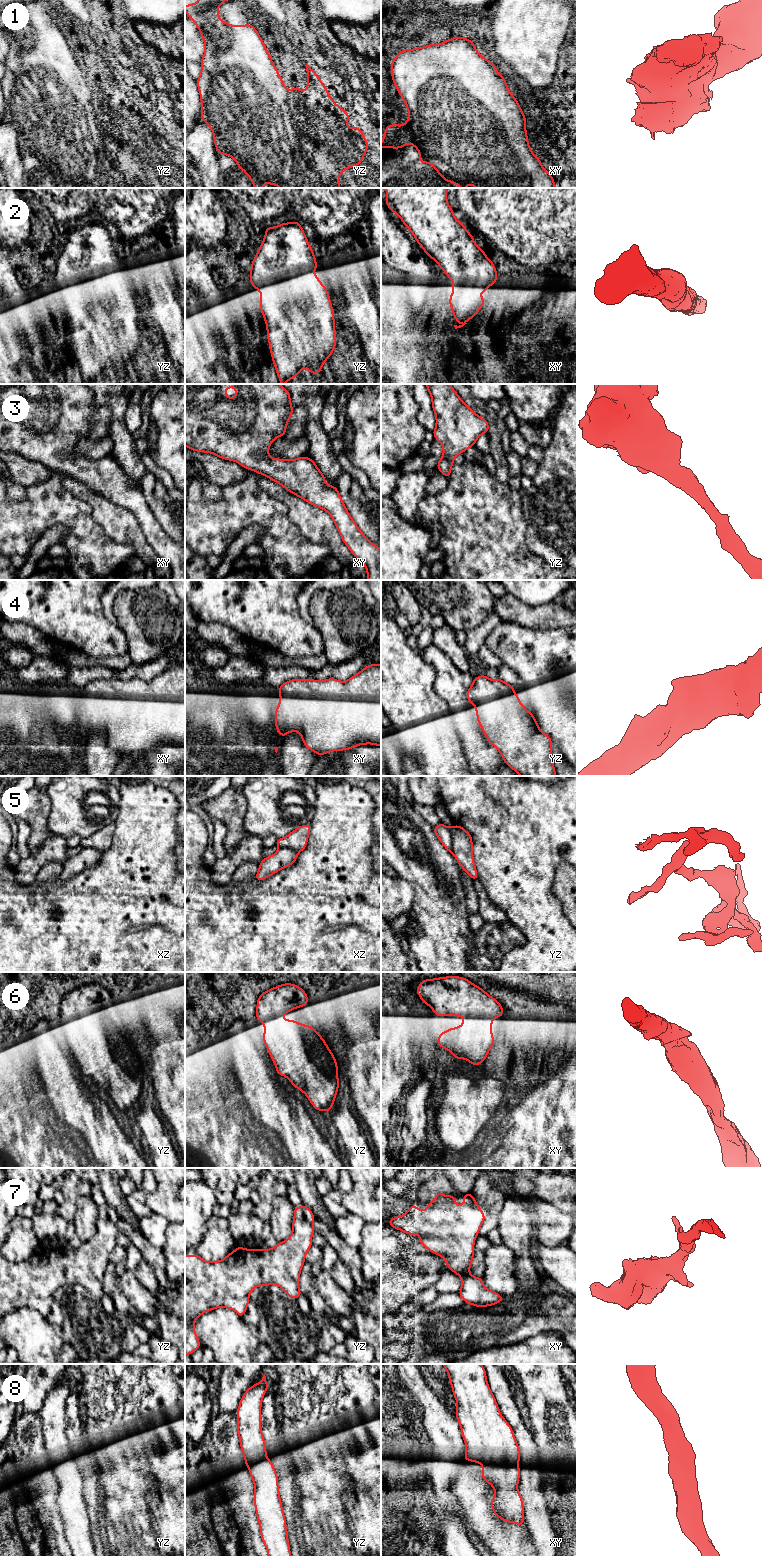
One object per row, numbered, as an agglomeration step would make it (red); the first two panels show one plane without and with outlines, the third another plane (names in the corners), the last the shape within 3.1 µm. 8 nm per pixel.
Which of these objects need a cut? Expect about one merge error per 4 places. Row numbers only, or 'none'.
5

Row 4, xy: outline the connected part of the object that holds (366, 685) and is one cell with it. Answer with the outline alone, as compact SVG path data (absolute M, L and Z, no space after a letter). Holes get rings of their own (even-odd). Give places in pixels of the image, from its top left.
M370 664L345 682L292 679L283 683L275 710L275 726L280 736L299 732L303 744L318 756L331 751L353 749L357 745L381 746L381 664Z

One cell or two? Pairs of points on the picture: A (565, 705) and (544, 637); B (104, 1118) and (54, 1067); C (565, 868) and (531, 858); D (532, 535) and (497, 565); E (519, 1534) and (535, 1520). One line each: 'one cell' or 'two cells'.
A: one cell
B: one cell
C: two cells
D: two cells
E: two cells

